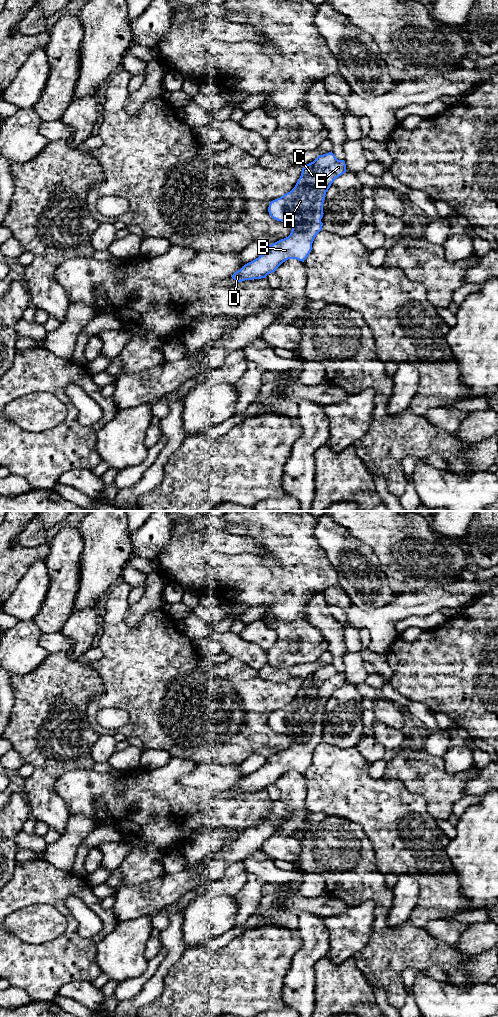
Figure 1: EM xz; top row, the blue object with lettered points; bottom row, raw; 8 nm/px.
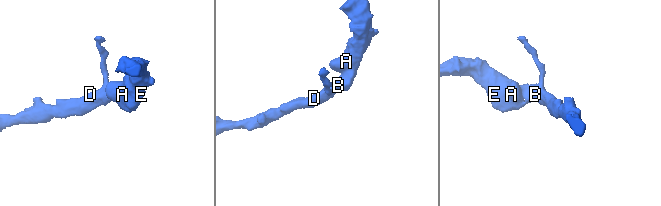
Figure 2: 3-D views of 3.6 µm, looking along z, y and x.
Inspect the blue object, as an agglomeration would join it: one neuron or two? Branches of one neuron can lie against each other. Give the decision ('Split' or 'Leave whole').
Leave whole

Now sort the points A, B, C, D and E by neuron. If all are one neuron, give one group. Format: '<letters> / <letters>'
A B C D E

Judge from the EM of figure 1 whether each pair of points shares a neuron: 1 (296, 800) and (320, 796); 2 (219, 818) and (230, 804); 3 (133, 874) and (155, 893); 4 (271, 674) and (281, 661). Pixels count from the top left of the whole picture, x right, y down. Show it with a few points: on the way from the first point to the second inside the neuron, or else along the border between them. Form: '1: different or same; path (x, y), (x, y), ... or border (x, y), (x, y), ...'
1: different; border (303, 775), (306, 781), (306, 808), (310, 812)
2: same; path (221, 815), (229, 807)
3: different; border (164, 873), (157, 878), (136, 884), (122, 883)
4: different; border (268, 663), (279, 667), (291, 667), (300, 664)

